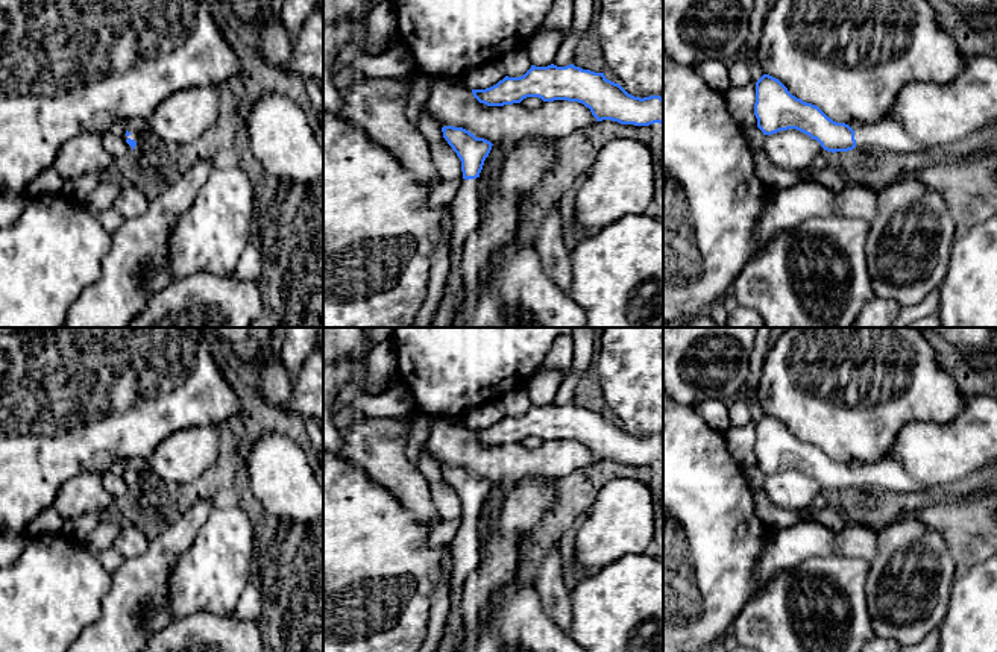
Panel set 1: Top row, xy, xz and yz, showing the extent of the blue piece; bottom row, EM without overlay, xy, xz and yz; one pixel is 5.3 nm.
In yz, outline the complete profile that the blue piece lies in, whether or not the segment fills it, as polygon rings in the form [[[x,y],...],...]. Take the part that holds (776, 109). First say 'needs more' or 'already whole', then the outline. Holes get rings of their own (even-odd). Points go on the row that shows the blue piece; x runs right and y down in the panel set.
needs more; [[[775,77],[756,82],[754,115],[763,135],[797,129],[816,139],[827,152],[859,150],[918,152],[926,144],[914,139],[898,123],[859,123],[853,130],[829,118],[818,106],[792,96]]]

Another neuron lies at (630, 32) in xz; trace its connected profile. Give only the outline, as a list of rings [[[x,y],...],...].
[[[598,0],[595,26],[619,85],[634,97],[663,99],[663,0]]]

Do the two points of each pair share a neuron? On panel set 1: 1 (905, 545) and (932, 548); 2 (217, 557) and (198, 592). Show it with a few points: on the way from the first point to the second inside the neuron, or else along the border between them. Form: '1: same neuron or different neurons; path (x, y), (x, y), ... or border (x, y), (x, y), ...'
1: same neuron; path (911, 548), (926, 548)
2: same neuron; path (217, 566), (202, 583)

